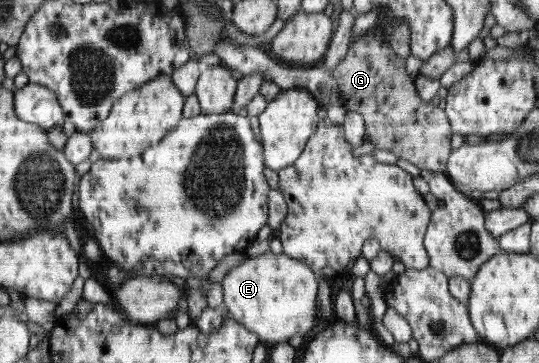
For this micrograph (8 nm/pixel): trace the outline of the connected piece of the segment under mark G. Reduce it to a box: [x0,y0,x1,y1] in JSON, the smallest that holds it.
[331,33,453,173]

